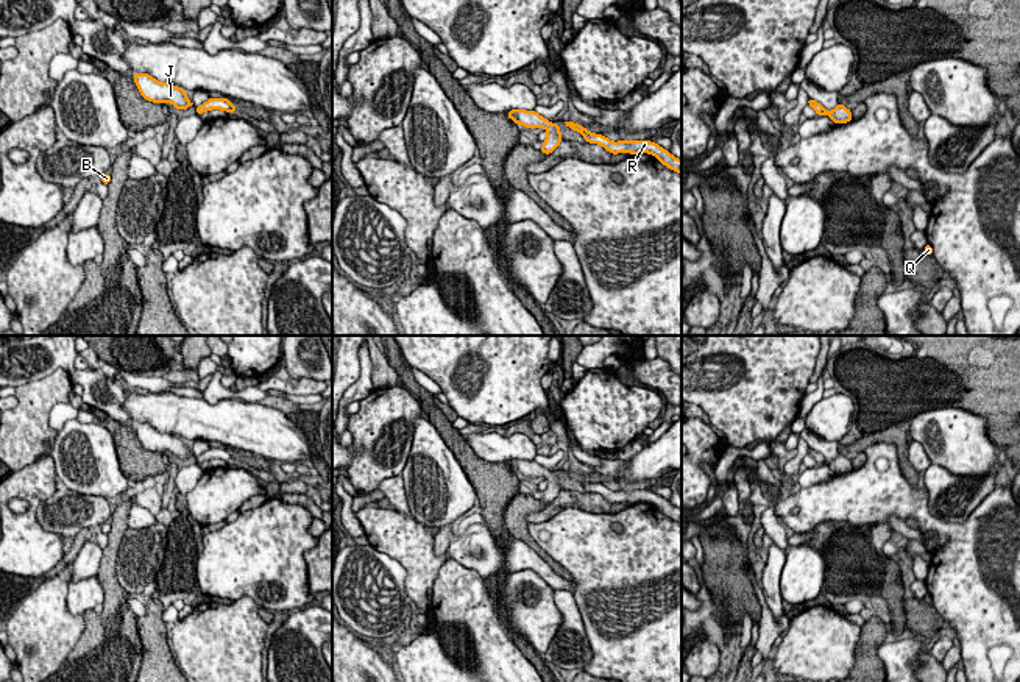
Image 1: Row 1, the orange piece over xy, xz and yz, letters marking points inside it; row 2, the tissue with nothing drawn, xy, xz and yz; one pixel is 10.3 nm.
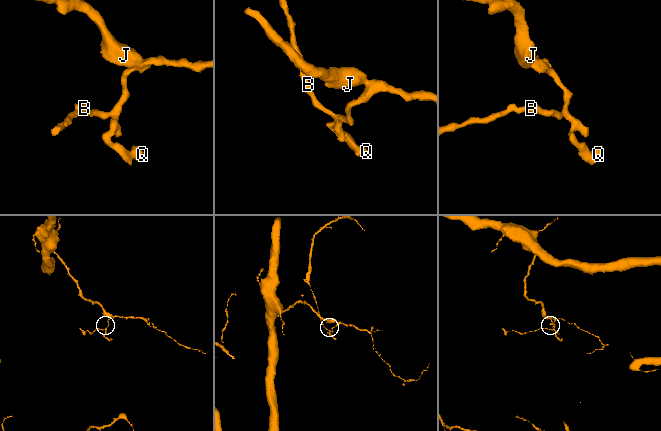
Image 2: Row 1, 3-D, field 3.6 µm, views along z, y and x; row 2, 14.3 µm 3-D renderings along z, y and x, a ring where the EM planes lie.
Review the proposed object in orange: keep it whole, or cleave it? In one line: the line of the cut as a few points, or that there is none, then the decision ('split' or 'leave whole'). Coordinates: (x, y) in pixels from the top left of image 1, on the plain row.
no cut; leave whole

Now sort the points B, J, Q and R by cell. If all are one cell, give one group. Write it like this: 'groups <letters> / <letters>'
groups B J Q R

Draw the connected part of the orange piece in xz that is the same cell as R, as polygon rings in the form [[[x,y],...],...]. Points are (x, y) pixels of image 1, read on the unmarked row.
[[[565,471],[565,473],[571,479],[580,482],[588,493],[599,493],[613,504],[624,503],[624,501],[629,501],[630,504],[649,503],[649,504],[653,504],[663,515],[669,517],[671,520],[677,523],[682,523],[682,510],[672,506],[663,496],[657,495],[655,492],[646,490],[646,488],[629,490],[629,492],[625,490],[613,492],[602,484],[590,482],[586,478],[583,478],[579,473],[574,473],[574,471]]]

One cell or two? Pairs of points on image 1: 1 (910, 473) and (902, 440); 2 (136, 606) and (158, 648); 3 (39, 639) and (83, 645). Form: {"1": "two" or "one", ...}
{"1": "one", "2": "two", "3": "two"}

